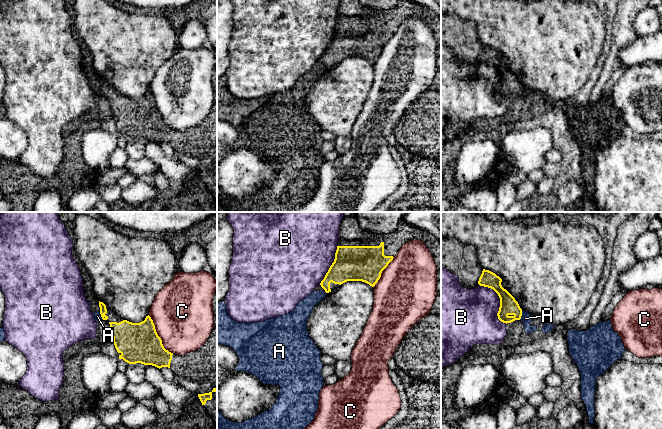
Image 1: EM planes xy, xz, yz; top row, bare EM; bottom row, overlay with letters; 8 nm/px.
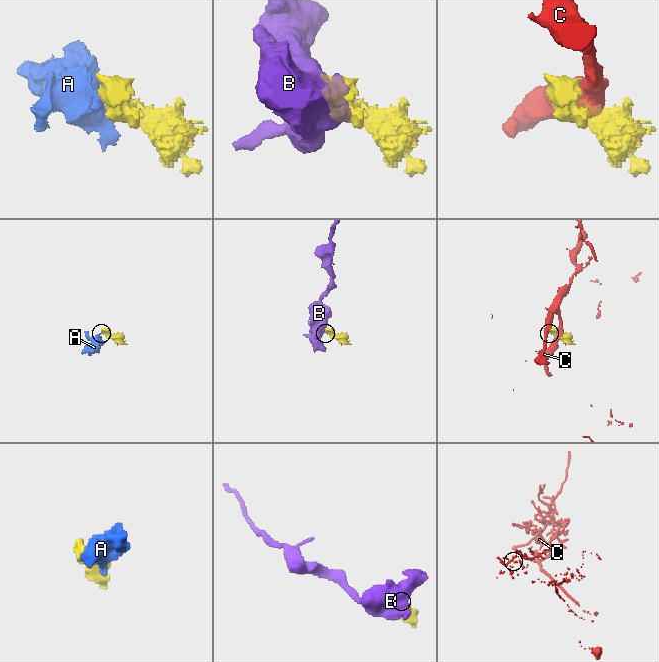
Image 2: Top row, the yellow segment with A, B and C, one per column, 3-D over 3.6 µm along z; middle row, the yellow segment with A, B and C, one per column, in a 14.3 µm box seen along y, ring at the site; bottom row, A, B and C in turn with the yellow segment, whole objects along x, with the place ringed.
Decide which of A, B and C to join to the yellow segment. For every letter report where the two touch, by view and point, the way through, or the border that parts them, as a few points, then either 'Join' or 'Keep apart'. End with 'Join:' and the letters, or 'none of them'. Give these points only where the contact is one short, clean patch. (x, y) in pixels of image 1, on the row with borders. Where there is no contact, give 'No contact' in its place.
A: Touches yellow at yz (521, 315). Boundary: yz (522, 311), (519, 319). Keep apart
B: Touches yellow at yz (500, 301). Keep apart
C: Touches yellow at xy (158, 336). Keep apart
Join: none of them

